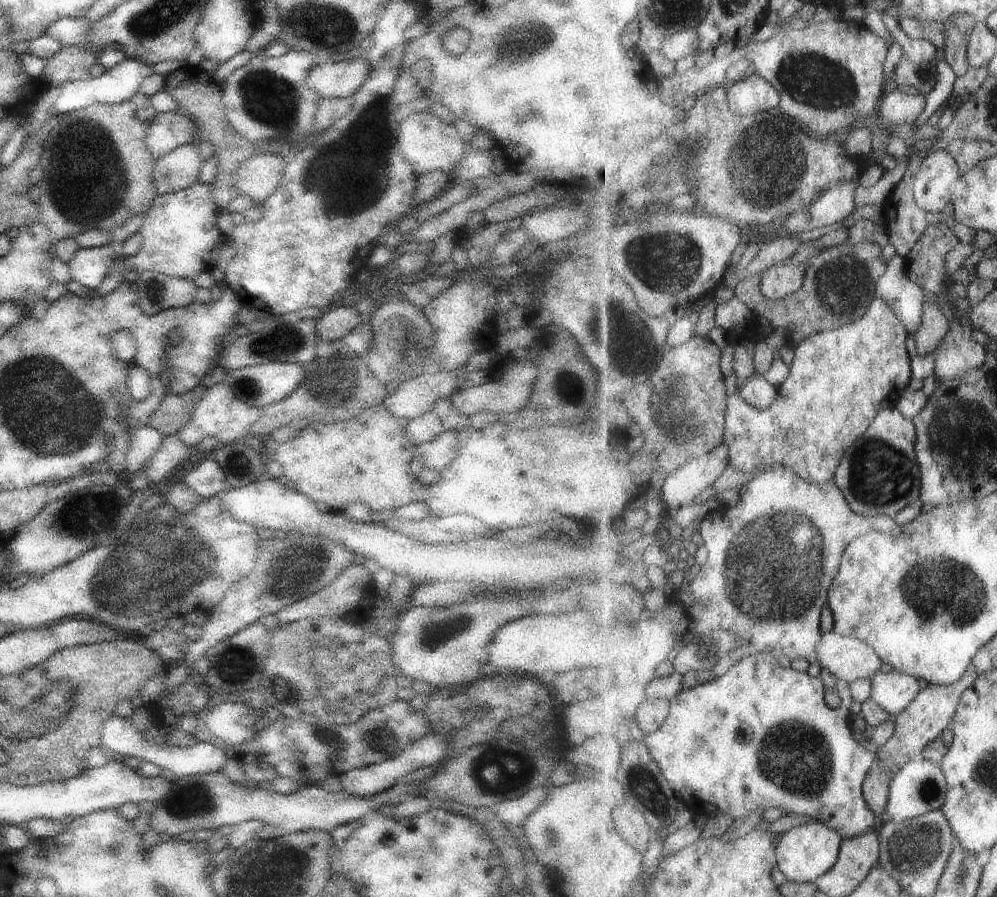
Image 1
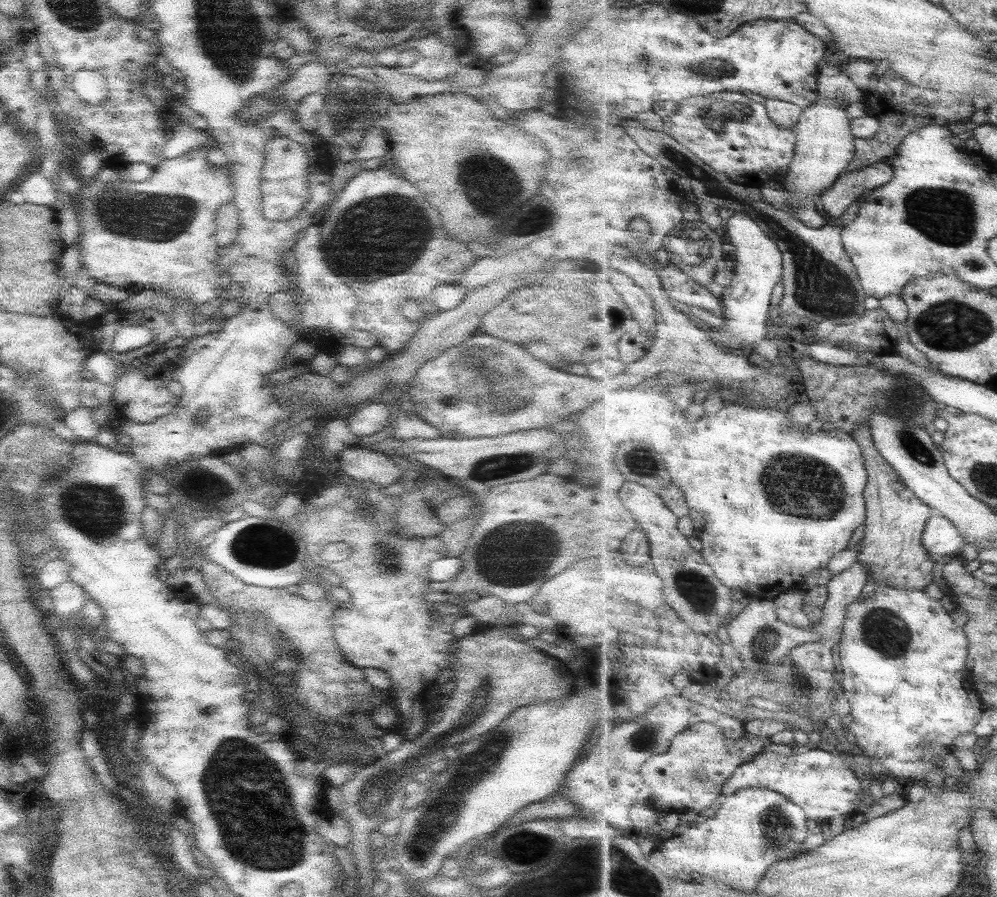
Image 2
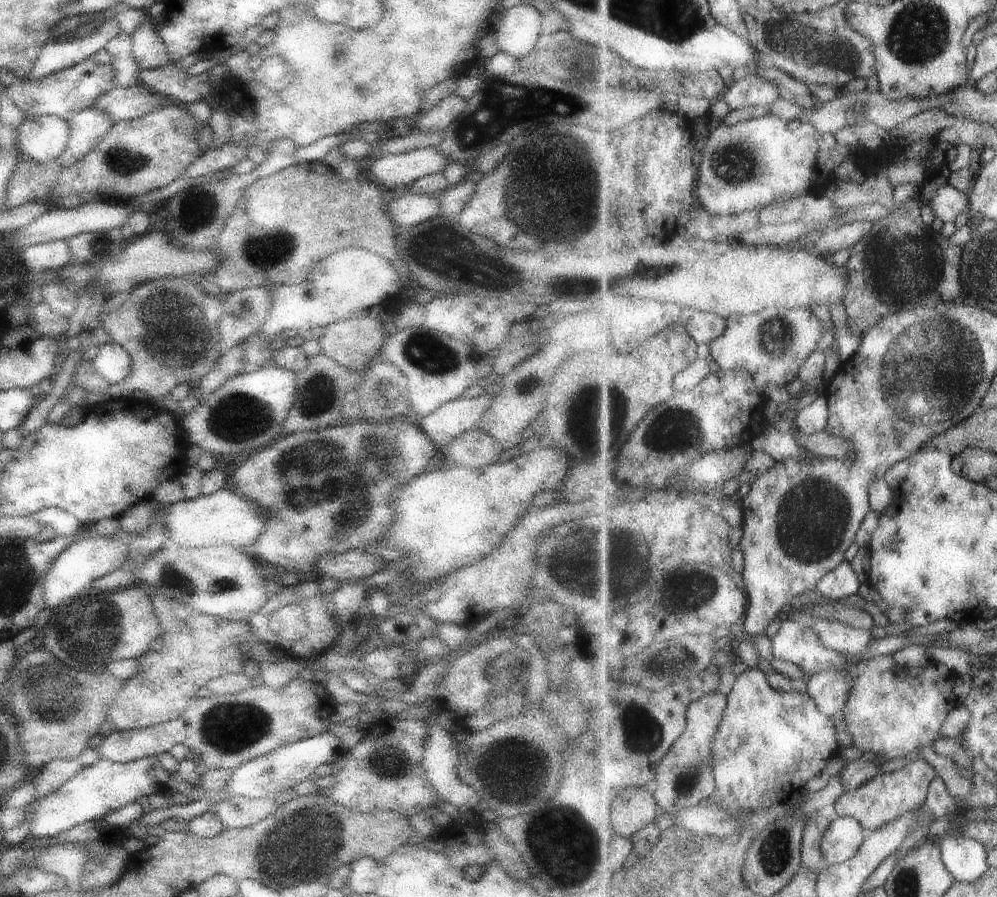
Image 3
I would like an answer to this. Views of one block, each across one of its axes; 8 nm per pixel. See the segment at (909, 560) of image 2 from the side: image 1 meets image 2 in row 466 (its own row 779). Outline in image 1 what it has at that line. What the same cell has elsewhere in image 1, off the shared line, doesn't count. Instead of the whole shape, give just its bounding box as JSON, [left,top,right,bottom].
[864,666,980,819]

